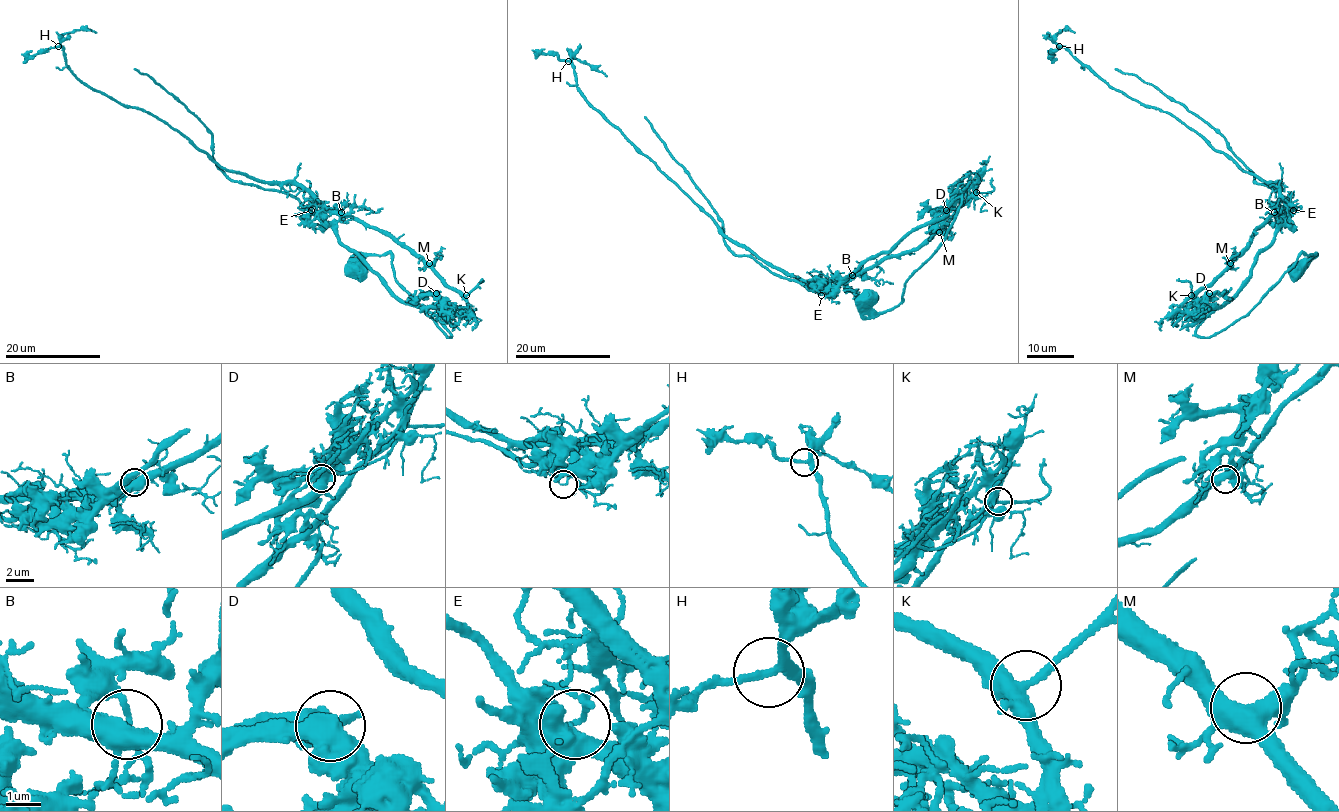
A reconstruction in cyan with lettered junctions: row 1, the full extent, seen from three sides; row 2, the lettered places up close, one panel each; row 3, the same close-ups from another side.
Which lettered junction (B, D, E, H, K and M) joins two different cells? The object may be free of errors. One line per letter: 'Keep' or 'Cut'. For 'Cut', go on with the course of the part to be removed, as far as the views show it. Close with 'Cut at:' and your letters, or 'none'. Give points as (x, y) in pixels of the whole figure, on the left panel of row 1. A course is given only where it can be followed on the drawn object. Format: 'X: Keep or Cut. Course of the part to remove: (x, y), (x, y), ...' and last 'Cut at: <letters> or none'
B: Keep
D: Keep
E: Cut. Course of the part to remove: (310, 210), (307, 191), (225, 170), (151, 114), (87, 87), (66, 66), (60, 43), (77, 30), (96, 32)
H: Keep
K: Keep
M: Keep
Cut at: E

